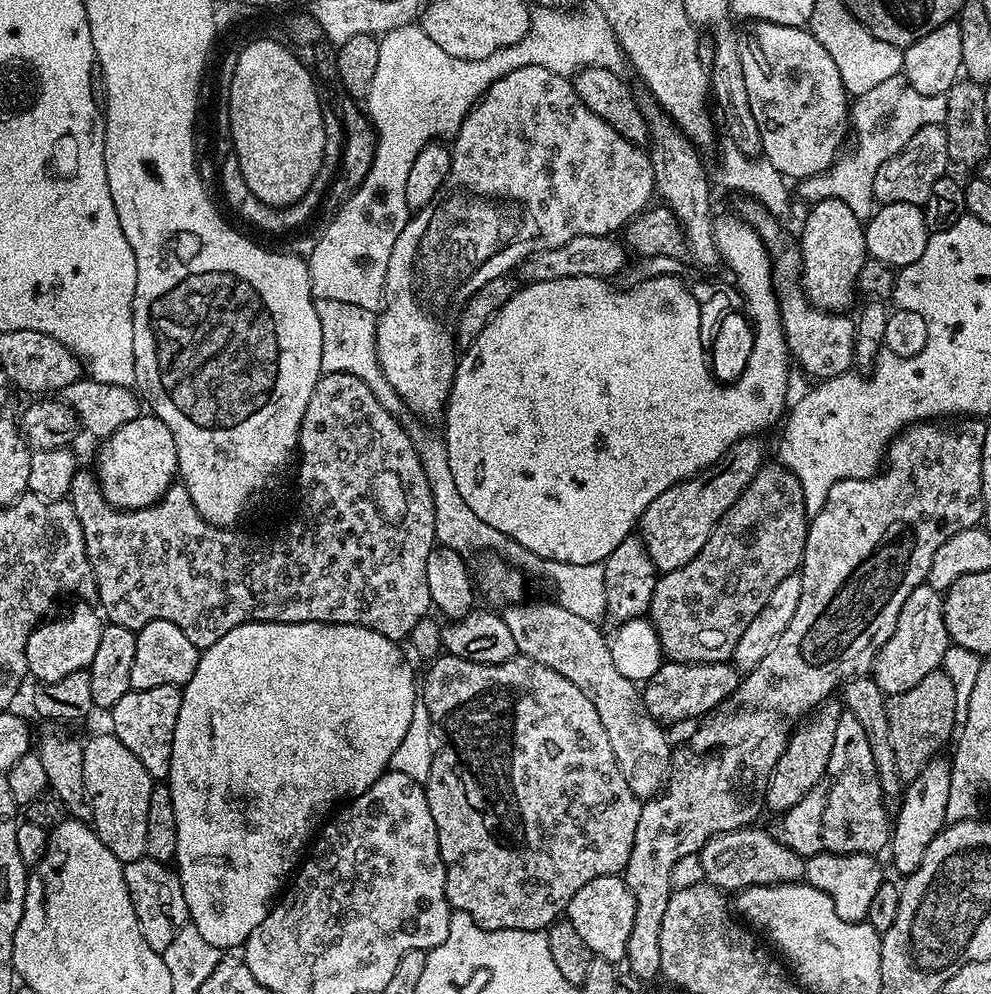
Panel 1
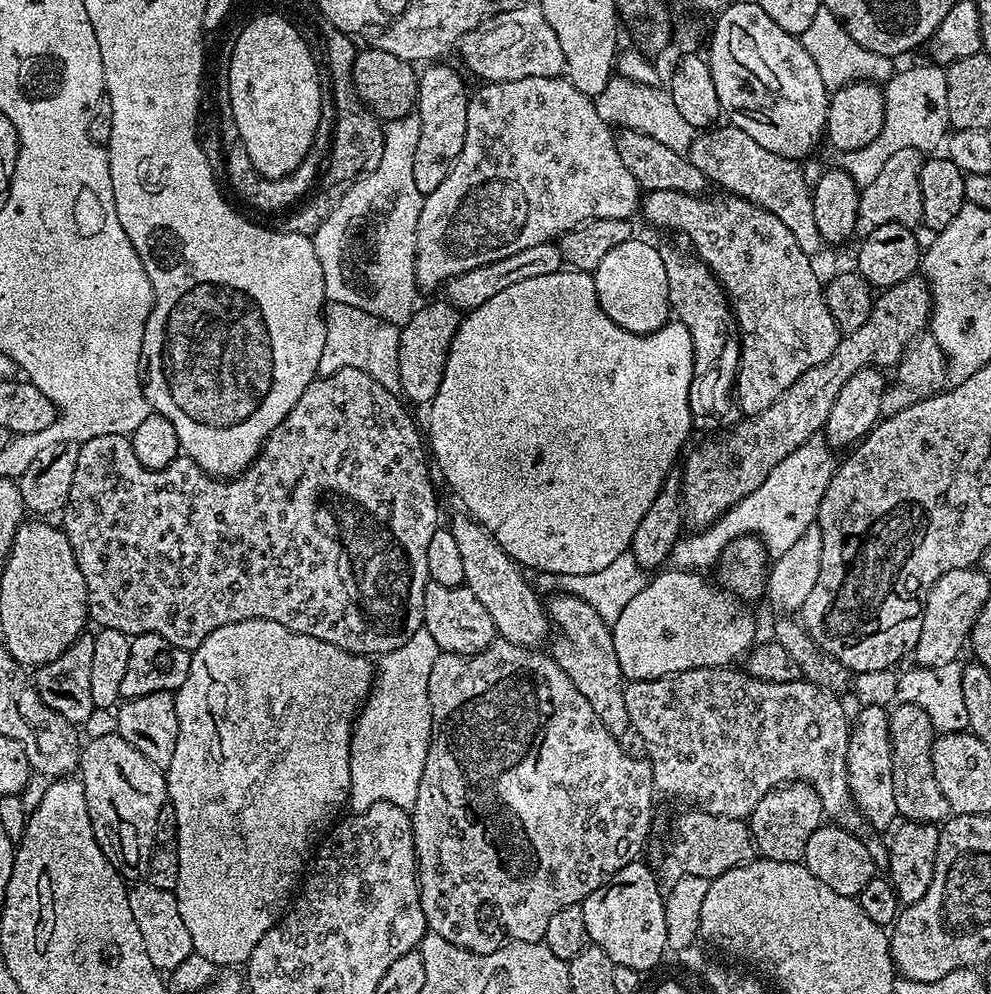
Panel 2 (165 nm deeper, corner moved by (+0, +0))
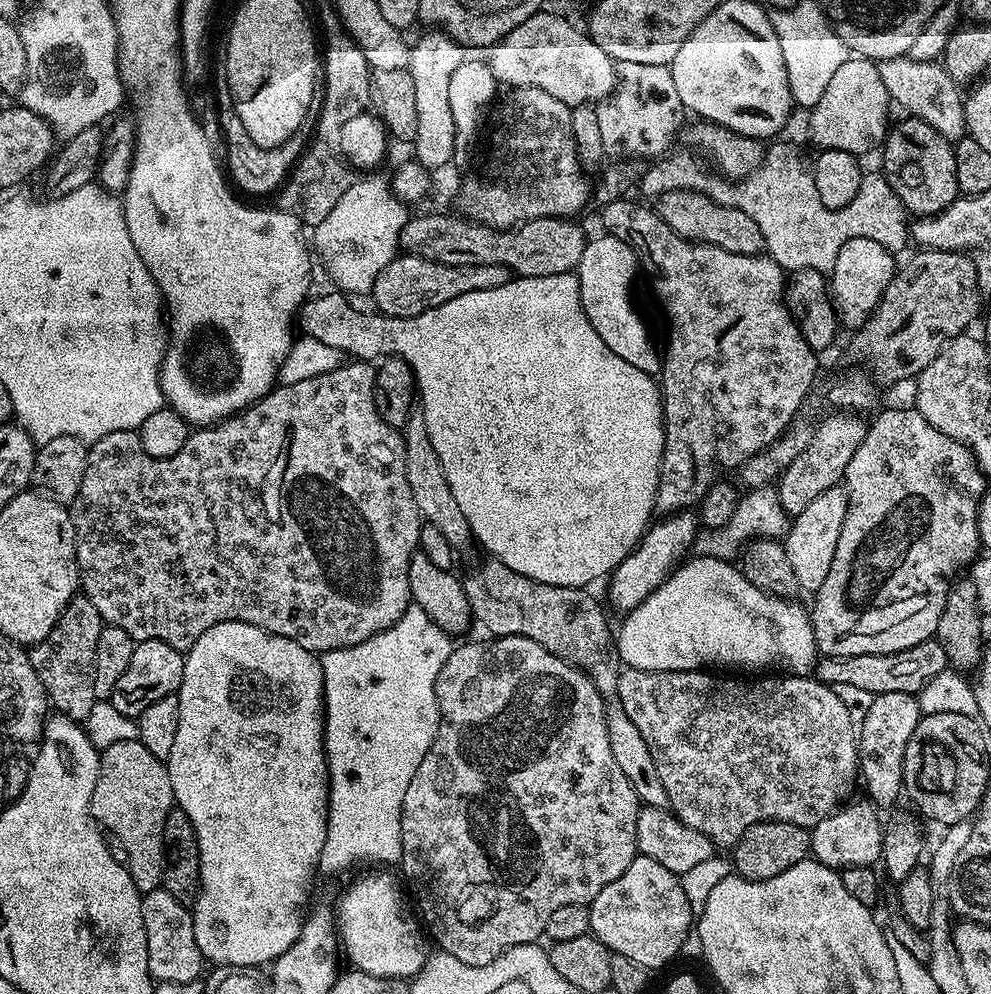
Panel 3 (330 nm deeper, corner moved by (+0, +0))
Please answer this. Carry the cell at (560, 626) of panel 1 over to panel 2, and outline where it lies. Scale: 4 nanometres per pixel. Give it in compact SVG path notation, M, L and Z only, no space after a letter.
M459 515L450 523L450 531L454 534L454 542L458 542L458 555L466 569L464 584L472 591L474 598L478 598L482 606L486 606L490 618L494 618L497 637L506 642L521 644L523 648L543 645L540 643L549 639L548 628L550 632L545 601L529 581L528 584L524 581L525 573L521 565L506 555L502 546L496 544L496 539L471 516Z

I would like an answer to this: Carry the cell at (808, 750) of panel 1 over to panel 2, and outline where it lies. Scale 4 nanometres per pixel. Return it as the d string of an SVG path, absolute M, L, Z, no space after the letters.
M799 782L782 788L775 788L758 802L750 817L752 839L757 853L765 860L774 862L803 861L806 844L825 823L824 807L818 794L807 784Z

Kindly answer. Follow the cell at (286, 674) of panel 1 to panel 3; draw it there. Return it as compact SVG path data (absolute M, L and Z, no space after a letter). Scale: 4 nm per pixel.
M222 622L218 626L210 626L194 646L187 649L184 658L184 673L180 683L178 693L178 730L174 733L174 747L170 749L167 758L168 773L170 774L170 786L172 787L172 799L175 807L180 808L190 818L194 826L194 834L198 842L198 854L200 855L200 893L196 896L195 904L191 905L190 911L192 921L194 922L194 942L198 942L198 950L203 954L205 961L212 966L250 966L251 968L260 968L261 966L271 965L272 961L282 955L298 938L306 919L304 907L308 904L308 895L312 892L312 879L318 876L320 866L320 855L322 846L326 842L326 826L328 825L328 760L324 757L324 679L322 678L322 666L320 665L320 656L317 653L306 650L298 646L290 638L282 638L278 634L270 634L253 624L246 622Z

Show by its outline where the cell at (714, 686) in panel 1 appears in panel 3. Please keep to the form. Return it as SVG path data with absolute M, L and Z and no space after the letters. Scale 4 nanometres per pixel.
M933 638L926 642L918 642L918 646L910 646L910 650L898 650L894 654L858 654L857 656L829 656L816 661L815 679L829 686L857 688L860 692L868 692L872 696L882 694L919 694L930 682L949 667L946 650L939 640Z

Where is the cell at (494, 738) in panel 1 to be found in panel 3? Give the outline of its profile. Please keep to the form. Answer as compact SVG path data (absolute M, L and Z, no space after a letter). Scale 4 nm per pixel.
M497 636L484 639L488 640L481 644L457 643L438 674L436 701L440 707L440 728L426 758L422 758L422 766L418 766L414 778L410 778L406 798L402 798L400 819L402 854L398 868L404 871L412 887L411 899L414 904L416 899L418 912L420 907L419 915L426 925L427 935L435 943L436 940L440 943L437 944L439 951L454 954L454 958L458 958L458 962L466 962L466 966L486 966L514 946L537 943L544 936L550 914L561 906L591 905L603 888L610 886L610 882L614 882L614 878L618 878L618 874L622 874L638 854L636 835L638 814L642 807L640 799L634 794L634 786L630 786L610 750L604 699L598 694L591 678L581 668L550 654L550 650L538 646L538 642L530 638Z

